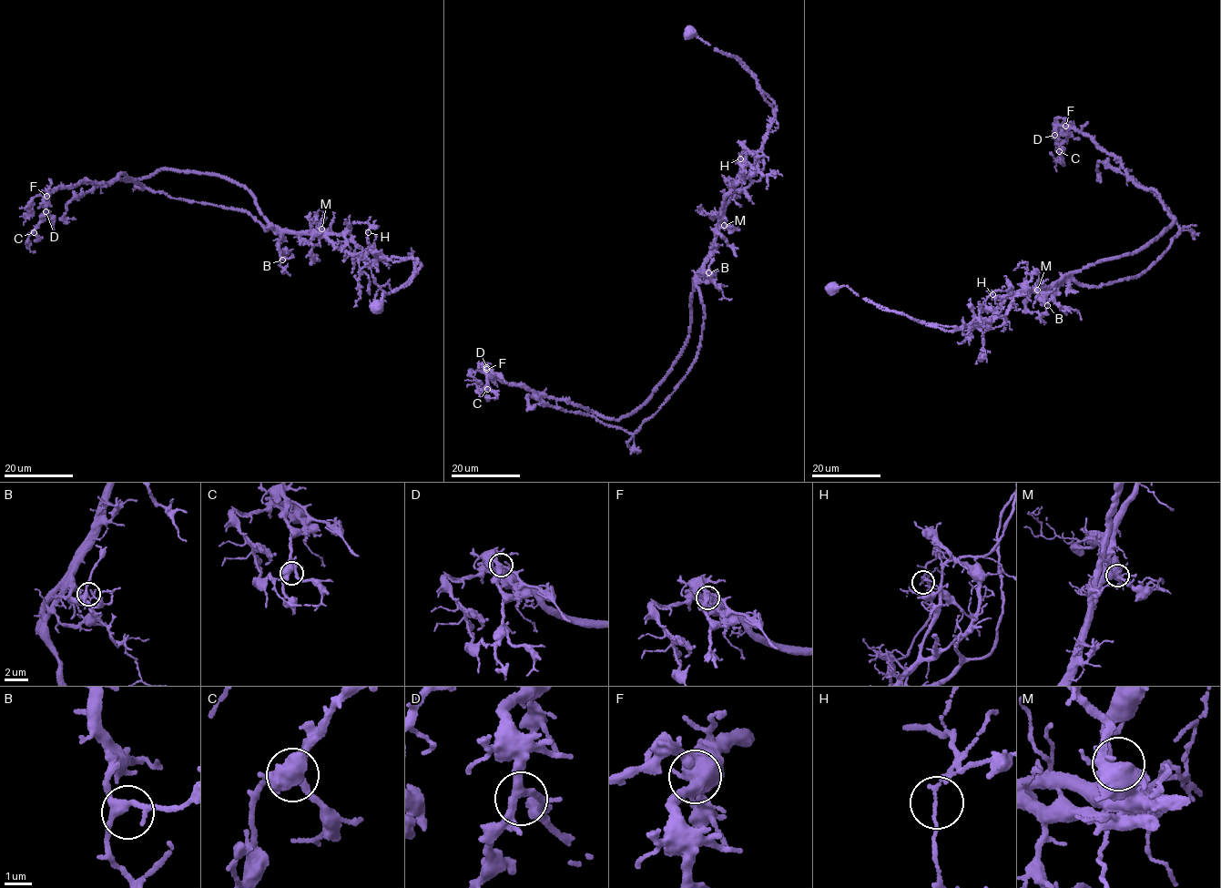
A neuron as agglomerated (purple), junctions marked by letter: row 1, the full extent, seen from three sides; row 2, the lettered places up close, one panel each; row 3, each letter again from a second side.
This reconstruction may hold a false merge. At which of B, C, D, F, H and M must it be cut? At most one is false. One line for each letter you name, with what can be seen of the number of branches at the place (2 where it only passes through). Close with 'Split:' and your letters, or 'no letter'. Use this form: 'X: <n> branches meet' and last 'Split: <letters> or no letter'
H: 2 branches meet
Split: H

